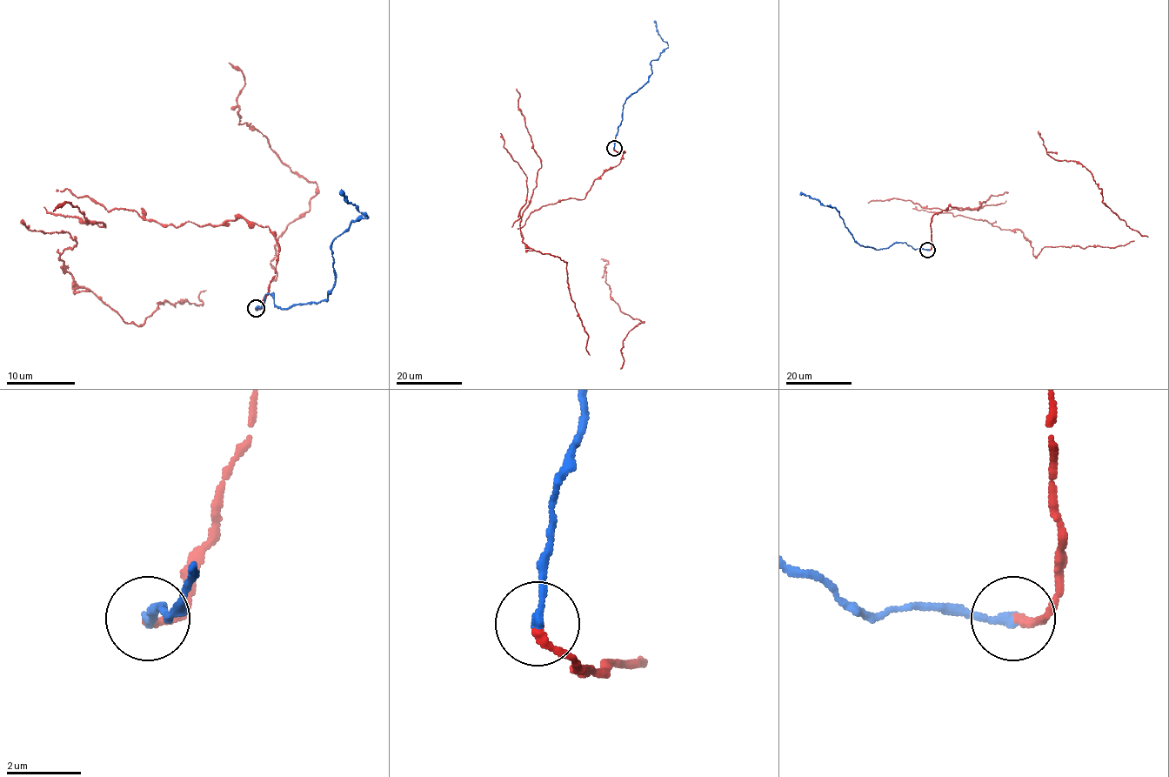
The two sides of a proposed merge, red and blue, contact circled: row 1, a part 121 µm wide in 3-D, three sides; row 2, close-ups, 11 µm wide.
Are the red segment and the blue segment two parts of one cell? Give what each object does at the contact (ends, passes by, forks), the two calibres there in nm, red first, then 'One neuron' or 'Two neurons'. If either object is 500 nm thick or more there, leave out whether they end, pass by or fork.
At the ring red ends. At the ring blue ends. Thickness 200 nm (red) against 240 nm. One neuron

